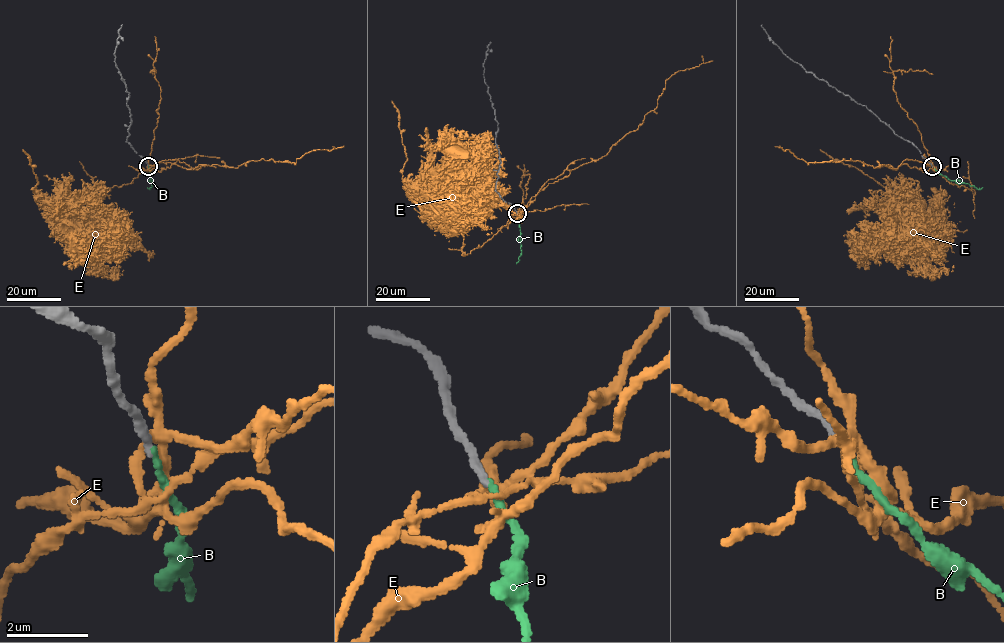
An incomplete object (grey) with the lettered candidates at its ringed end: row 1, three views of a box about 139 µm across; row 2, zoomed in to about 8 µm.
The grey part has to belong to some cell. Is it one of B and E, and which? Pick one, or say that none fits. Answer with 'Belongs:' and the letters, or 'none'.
Belongs: B

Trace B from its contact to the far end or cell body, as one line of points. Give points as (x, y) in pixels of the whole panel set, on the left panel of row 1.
B: (148, 165), (152, 186), (150, 189), (147, 187)

